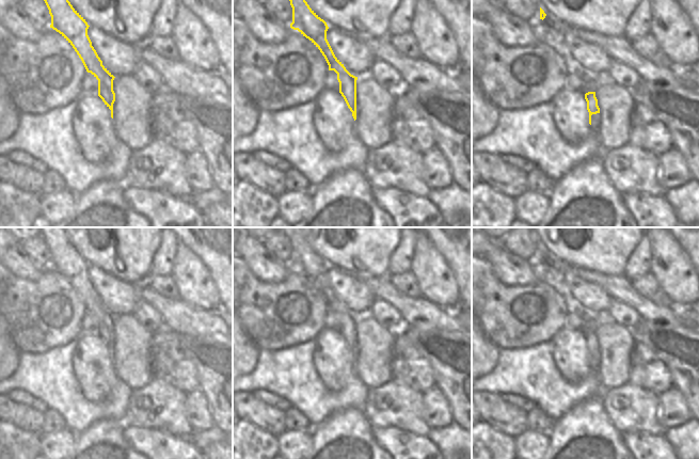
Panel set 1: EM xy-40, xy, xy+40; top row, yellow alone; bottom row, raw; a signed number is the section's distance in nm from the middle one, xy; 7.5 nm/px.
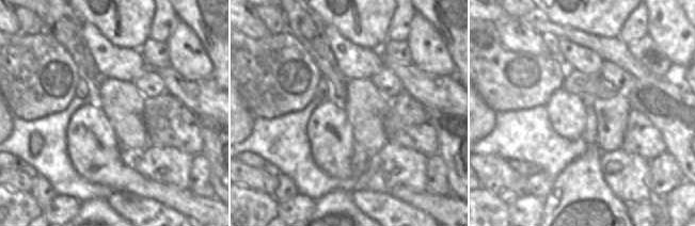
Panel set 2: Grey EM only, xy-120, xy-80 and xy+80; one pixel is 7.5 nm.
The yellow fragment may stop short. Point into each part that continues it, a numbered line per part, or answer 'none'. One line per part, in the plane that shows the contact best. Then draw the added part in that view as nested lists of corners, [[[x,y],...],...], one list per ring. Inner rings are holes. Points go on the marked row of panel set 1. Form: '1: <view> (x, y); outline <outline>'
1: xy+40 (594, 125); outline [[[600,113],[591,115],[591,132],[598,133],[600,127]]]

